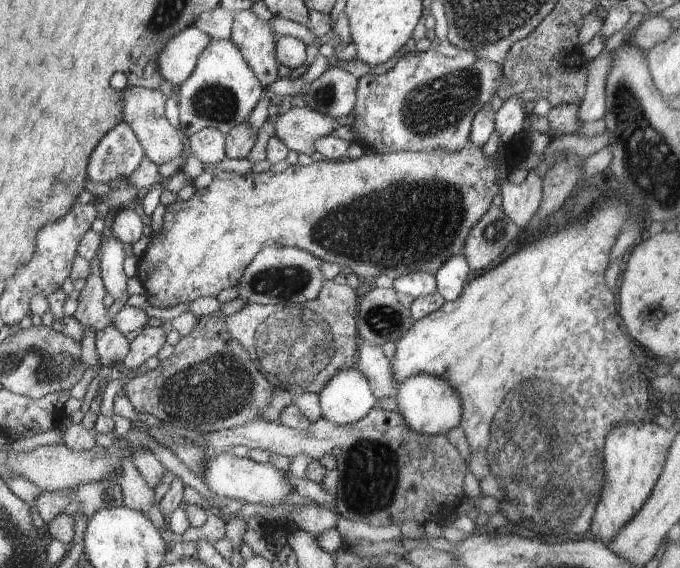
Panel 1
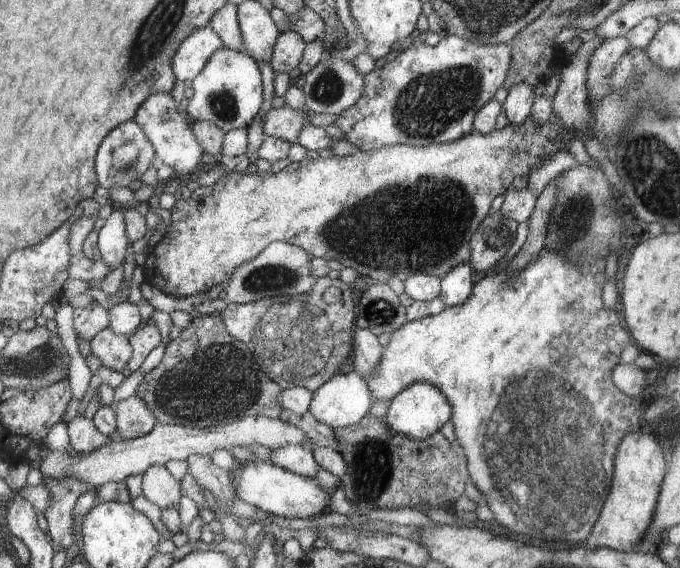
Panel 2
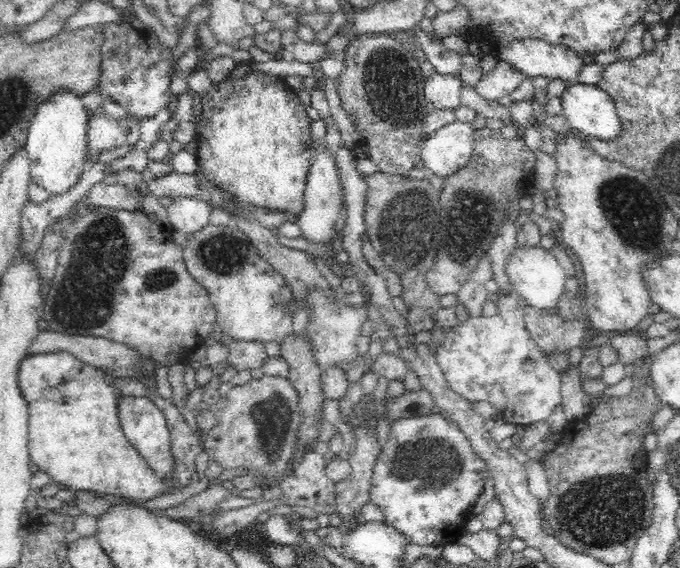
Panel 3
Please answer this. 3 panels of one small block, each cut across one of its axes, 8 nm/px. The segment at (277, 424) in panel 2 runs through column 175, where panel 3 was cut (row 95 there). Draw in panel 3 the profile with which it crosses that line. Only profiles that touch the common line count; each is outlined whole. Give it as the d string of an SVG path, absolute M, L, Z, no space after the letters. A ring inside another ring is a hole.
M435 73L424 79L425 100L437 110L455 110L460 104L461 78Z

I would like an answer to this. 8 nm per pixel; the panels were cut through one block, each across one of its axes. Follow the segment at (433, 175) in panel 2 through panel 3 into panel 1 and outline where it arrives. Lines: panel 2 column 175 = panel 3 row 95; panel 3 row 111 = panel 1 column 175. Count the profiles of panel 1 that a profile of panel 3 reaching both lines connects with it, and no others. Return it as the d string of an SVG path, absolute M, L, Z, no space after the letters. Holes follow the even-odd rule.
M516 138L501 145L504 150L498 158L494 154L486 156L482 147L468 142L467 146L460 151L448 151L440 148L430 151L391 151L368 154L368 156L363 155L358 159L346 158L336 161L325 159L321 162L312 162L309 166L294 164L294 166L290 165L289 168L286 168L282 174L271 172L269 168L260 174L250 171L244 176L234 172L220 171L216 176L213 176L210 186L196 190L196 193L187 202L178 200L175 204L166 206L163 230L160 230L158 234L150 234L151 242L139 259L138 278L146 289L145 296L152 307L160 309L170 309L180 303L190 303L203 296L216 297L223 290L237 286L243 277L243 273L255 261L255 257L264 247L269 245L297 247L311 253L314 257L318 257L322 262L337 263L340 267L350 268L352 273L355 273L360 279L375 280L377 277L385 275L390 280L396 281L402 276L416 272L434 275L449 259L463 252L471 229L487 215L494 194L501 192L501 176L504 176L507 180L507 176L518 169L516 166L518 162L524 159L527 152L530 151L530 146L525 145L520 139L516 140Z

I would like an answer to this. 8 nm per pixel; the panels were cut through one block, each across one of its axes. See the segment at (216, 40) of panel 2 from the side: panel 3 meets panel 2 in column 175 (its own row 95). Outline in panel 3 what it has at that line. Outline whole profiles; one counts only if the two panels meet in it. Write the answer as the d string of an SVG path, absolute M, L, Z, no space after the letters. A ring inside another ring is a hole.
M56 92L55 96L37 109L35 118L30 122L27 132L25 152L30 161L30 179L48 192L50 197L60 197L72 191L81 180L88 160L88 114L83 102L76 98L76 94Z

